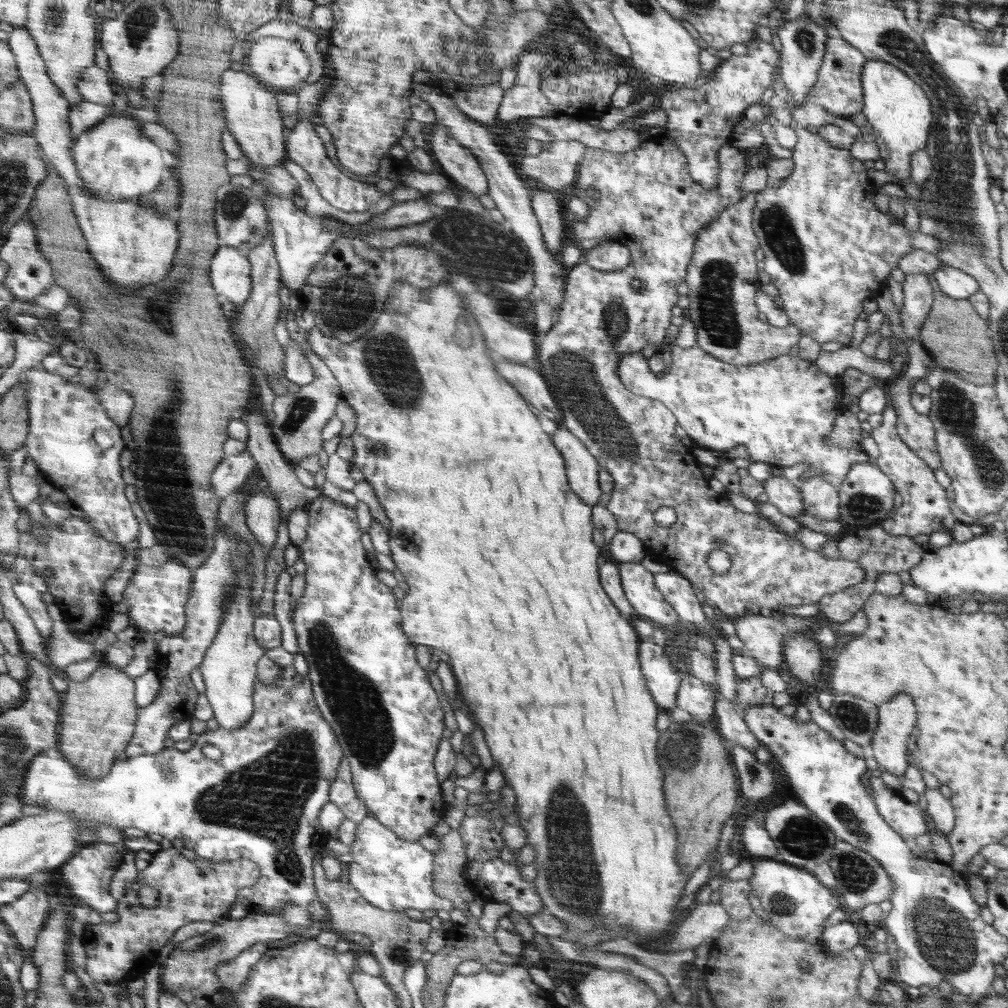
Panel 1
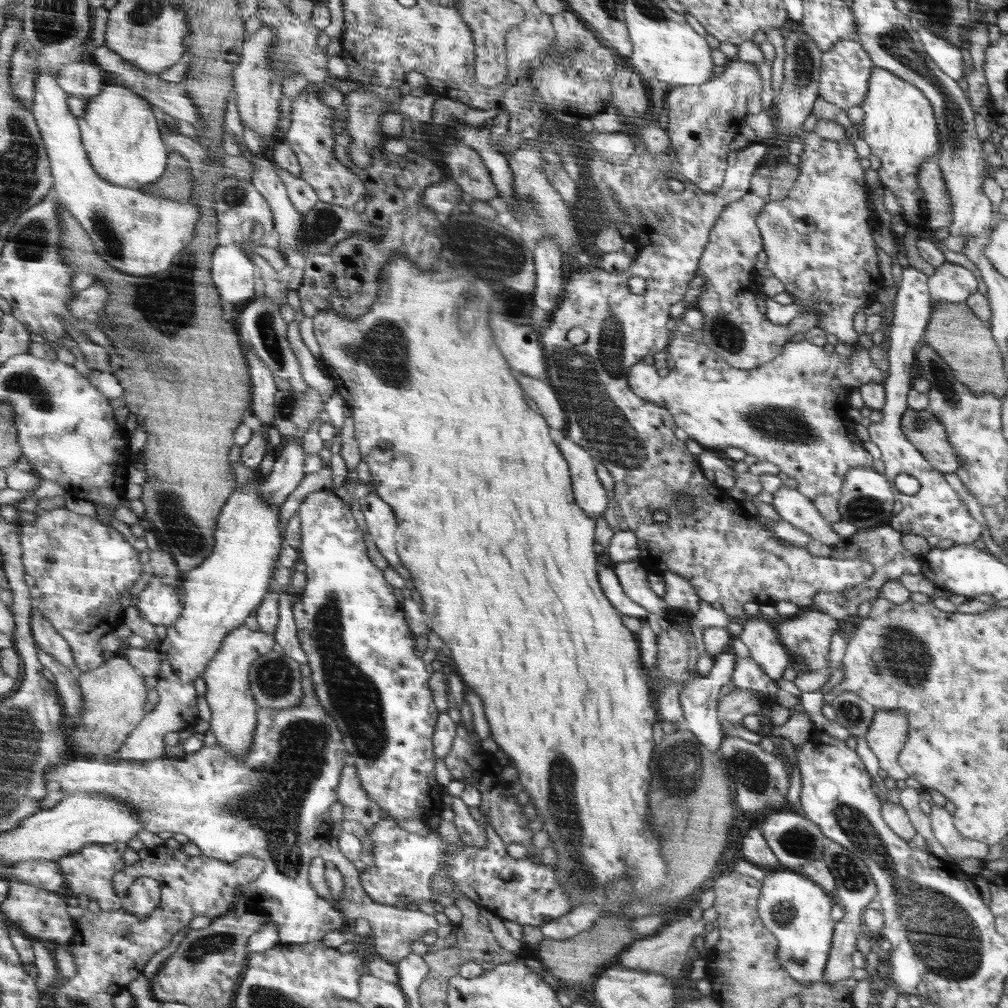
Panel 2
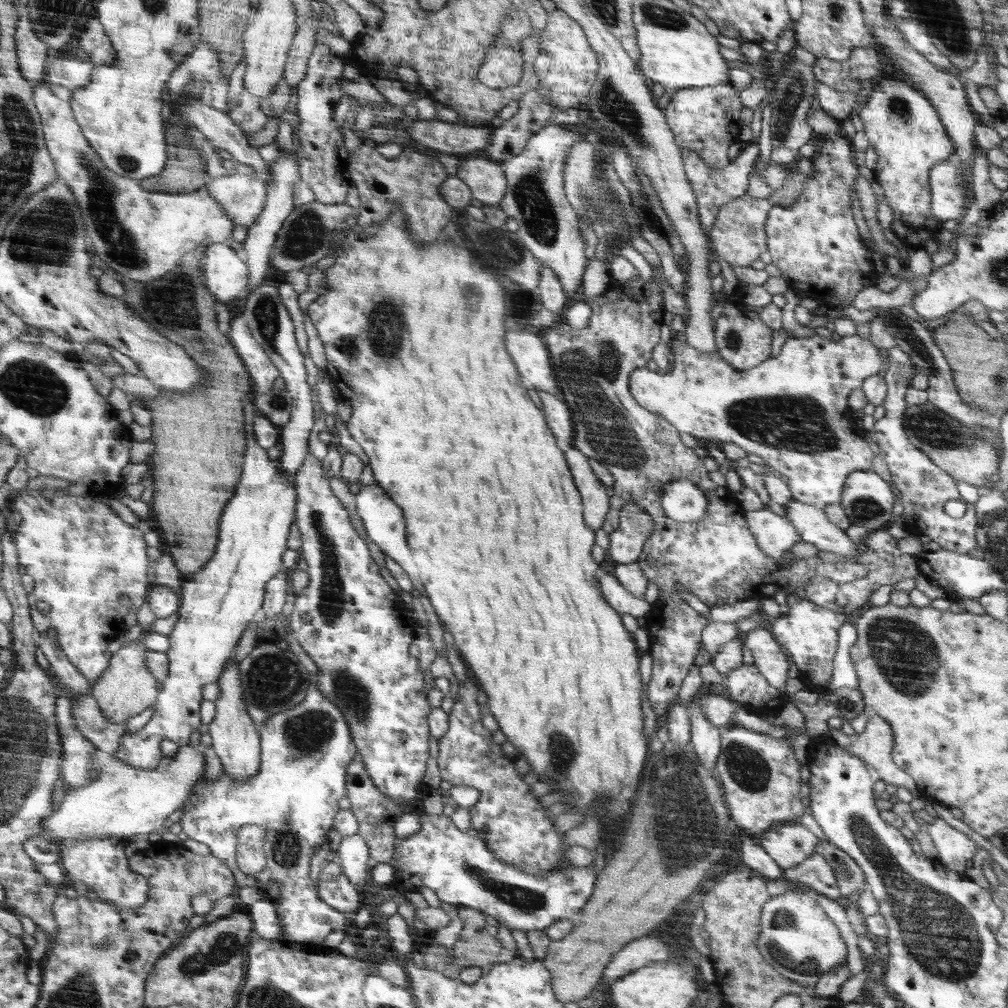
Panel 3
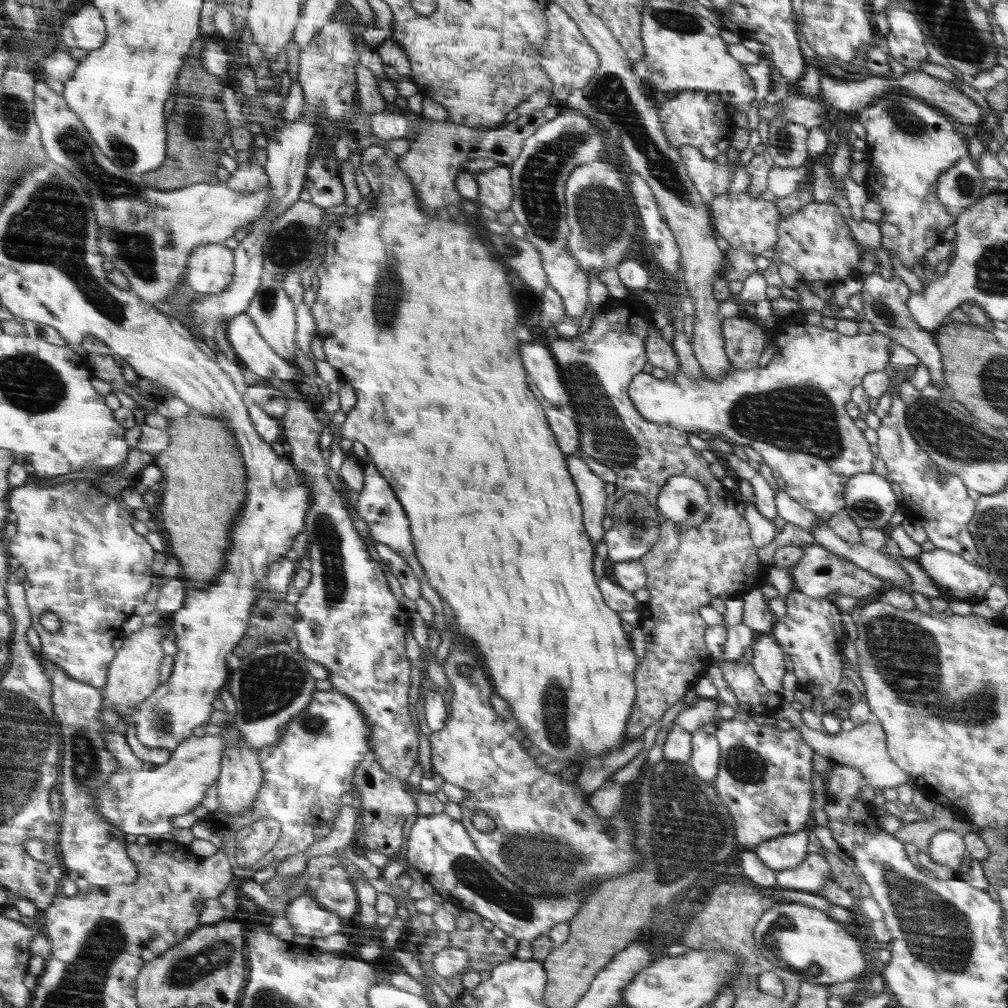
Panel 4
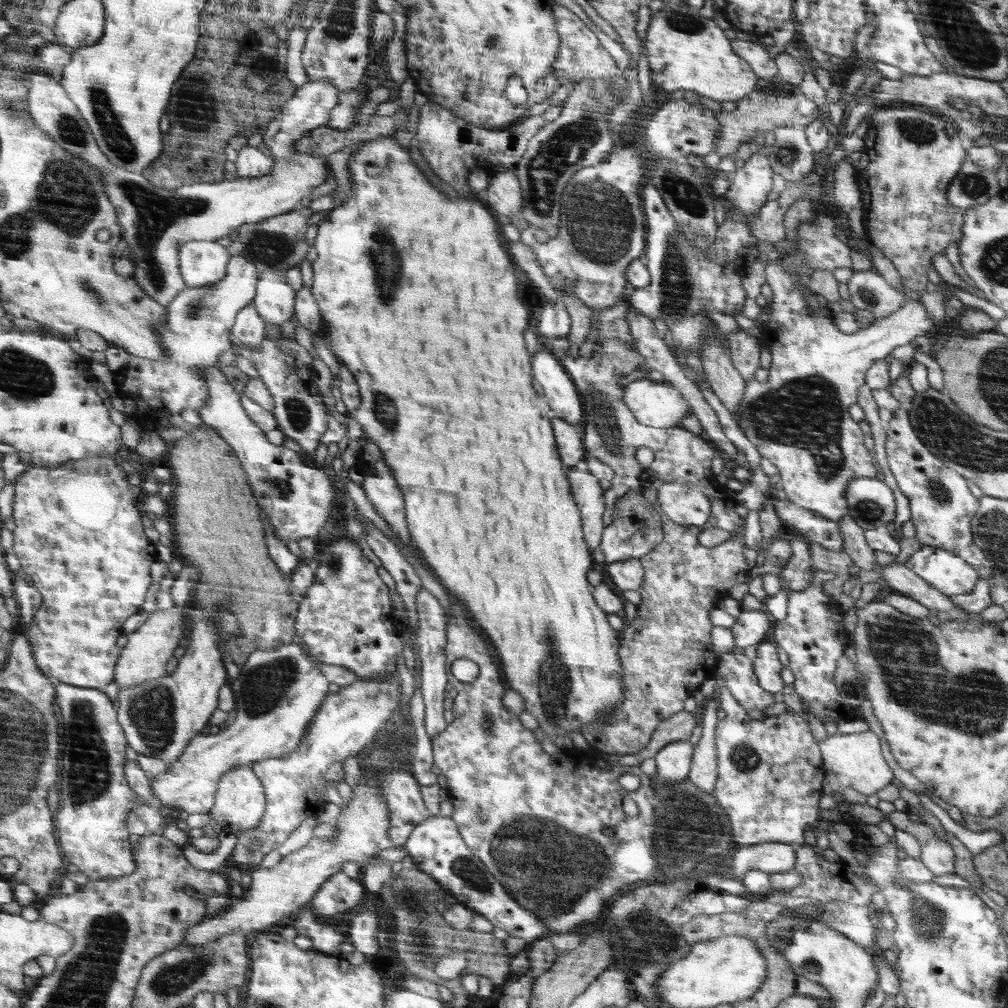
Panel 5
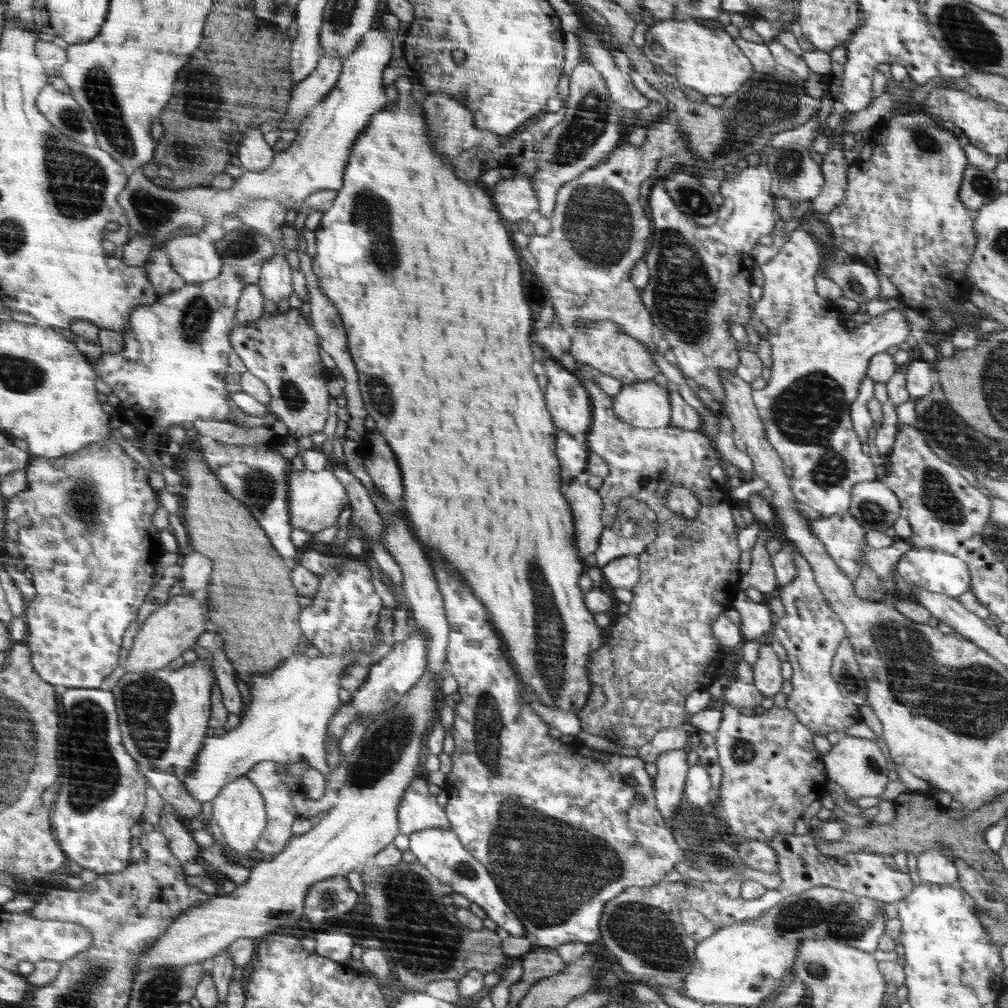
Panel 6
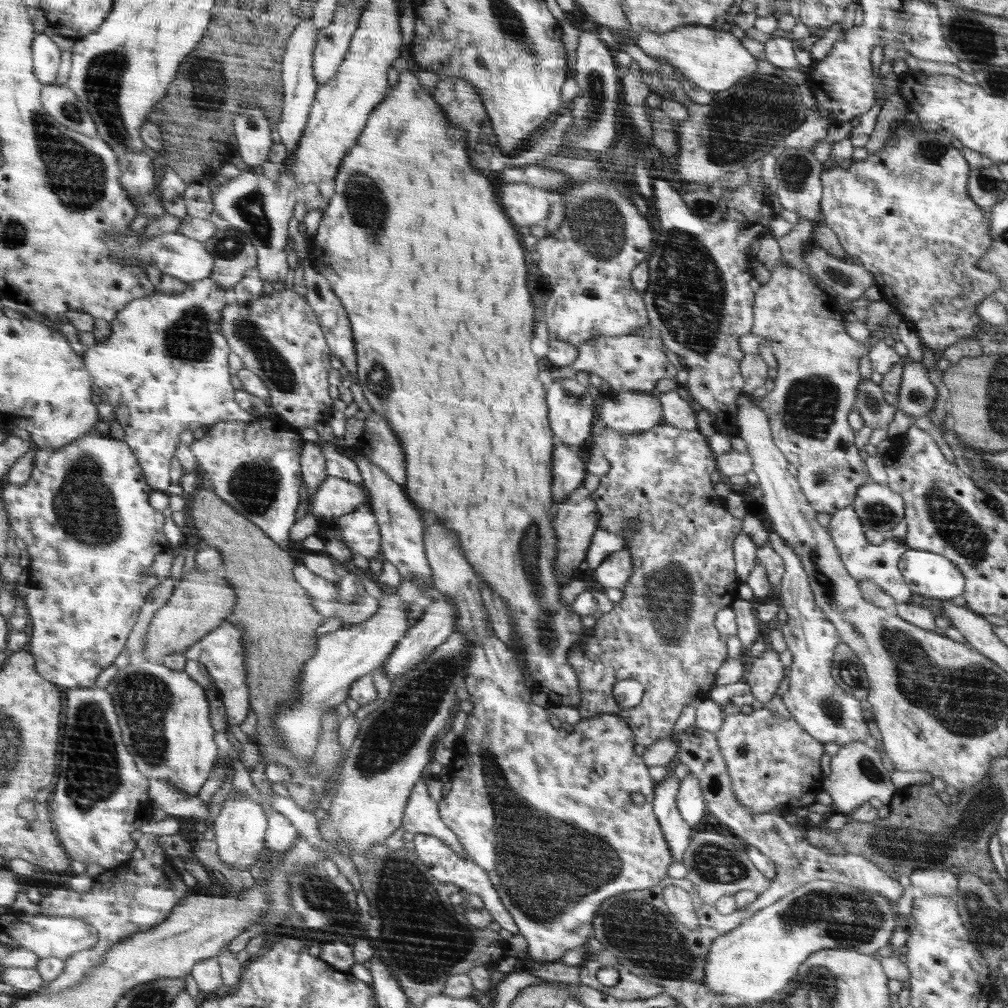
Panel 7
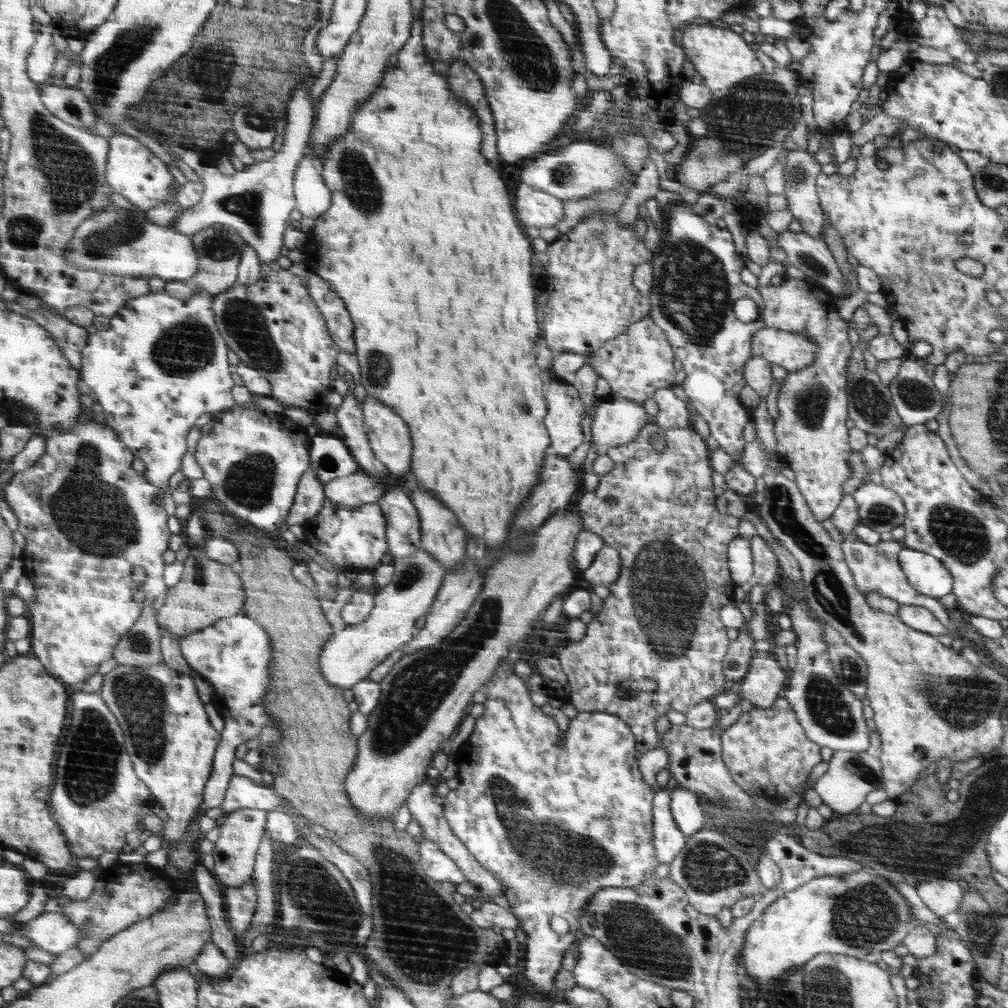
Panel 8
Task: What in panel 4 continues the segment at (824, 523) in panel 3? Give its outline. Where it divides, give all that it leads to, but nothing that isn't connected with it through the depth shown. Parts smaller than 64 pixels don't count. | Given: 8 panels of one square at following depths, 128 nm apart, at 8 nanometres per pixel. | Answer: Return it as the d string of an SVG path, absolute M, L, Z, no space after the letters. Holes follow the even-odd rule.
M820 524L812 530L815 544L823 546L835 555L847 558L860 568L874 573L885 580L887 588L912 592L911 578L898 561L890 560L880 550L874 550L865 544L849 543L834 534L828 524Z

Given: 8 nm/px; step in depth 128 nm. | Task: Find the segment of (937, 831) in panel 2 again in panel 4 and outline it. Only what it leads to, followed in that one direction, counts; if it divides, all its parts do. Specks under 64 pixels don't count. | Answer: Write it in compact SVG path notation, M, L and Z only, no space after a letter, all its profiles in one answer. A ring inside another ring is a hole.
M953 830L937 832L929 842L926 854L936 864L959 870L966 845L961 834Z

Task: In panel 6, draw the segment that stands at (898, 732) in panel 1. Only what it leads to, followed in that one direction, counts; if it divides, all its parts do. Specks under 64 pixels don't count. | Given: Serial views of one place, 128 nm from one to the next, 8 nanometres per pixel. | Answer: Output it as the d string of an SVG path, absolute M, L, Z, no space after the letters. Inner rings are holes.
M846 735L840 737L825 758L828 778L837 782L851 800L858 800L862 796L880 797L884 790L888 790L888 782L892 782L892 757L884 754L884 746L880 746L878 741Z

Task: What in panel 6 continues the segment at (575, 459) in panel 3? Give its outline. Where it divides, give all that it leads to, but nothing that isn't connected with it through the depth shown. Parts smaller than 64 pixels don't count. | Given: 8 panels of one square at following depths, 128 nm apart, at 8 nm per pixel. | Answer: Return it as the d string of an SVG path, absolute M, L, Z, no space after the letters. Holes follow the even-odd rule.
M570 482L566 489L566 500L572 508L575 545L579 557L587 557L599 548L600 534L606 528L602 524L602 496L594 488L580 482Z

